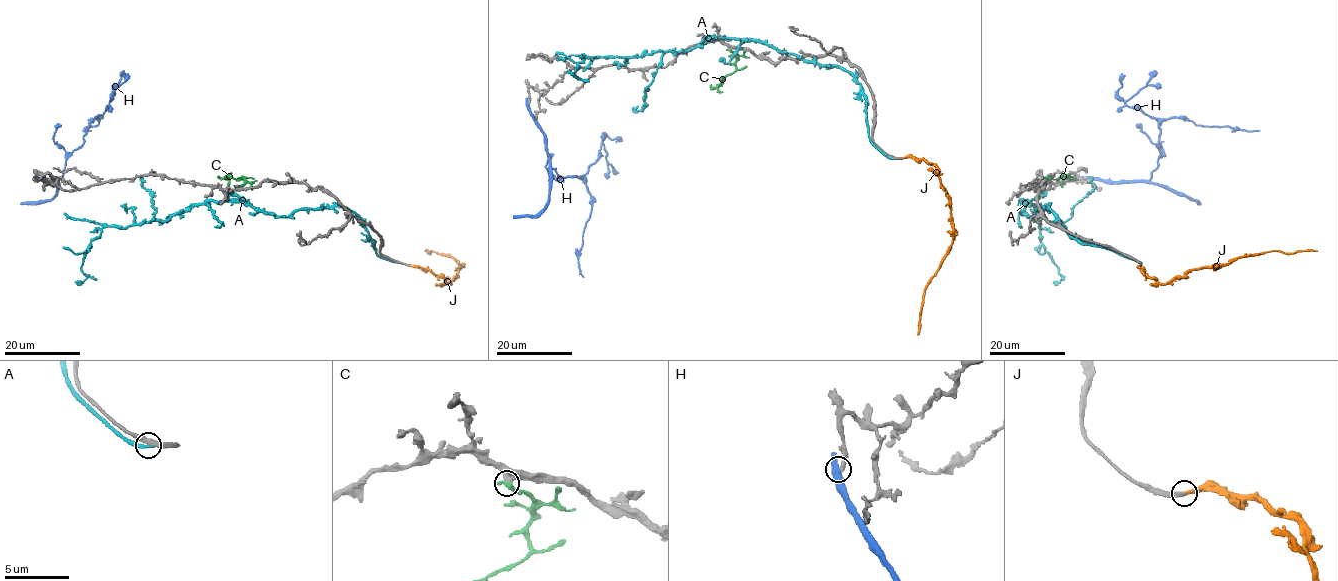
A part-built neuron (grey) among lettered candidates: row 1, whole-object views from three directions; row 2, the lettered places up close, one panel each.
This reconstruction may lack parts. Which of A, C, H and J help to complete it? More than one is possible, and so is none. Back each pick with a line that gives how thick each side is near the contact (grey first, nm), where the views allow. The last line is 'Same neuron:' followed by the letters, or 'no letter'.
J: Thickness 280 nm (grey) against 280 nm
Same neuron: J

